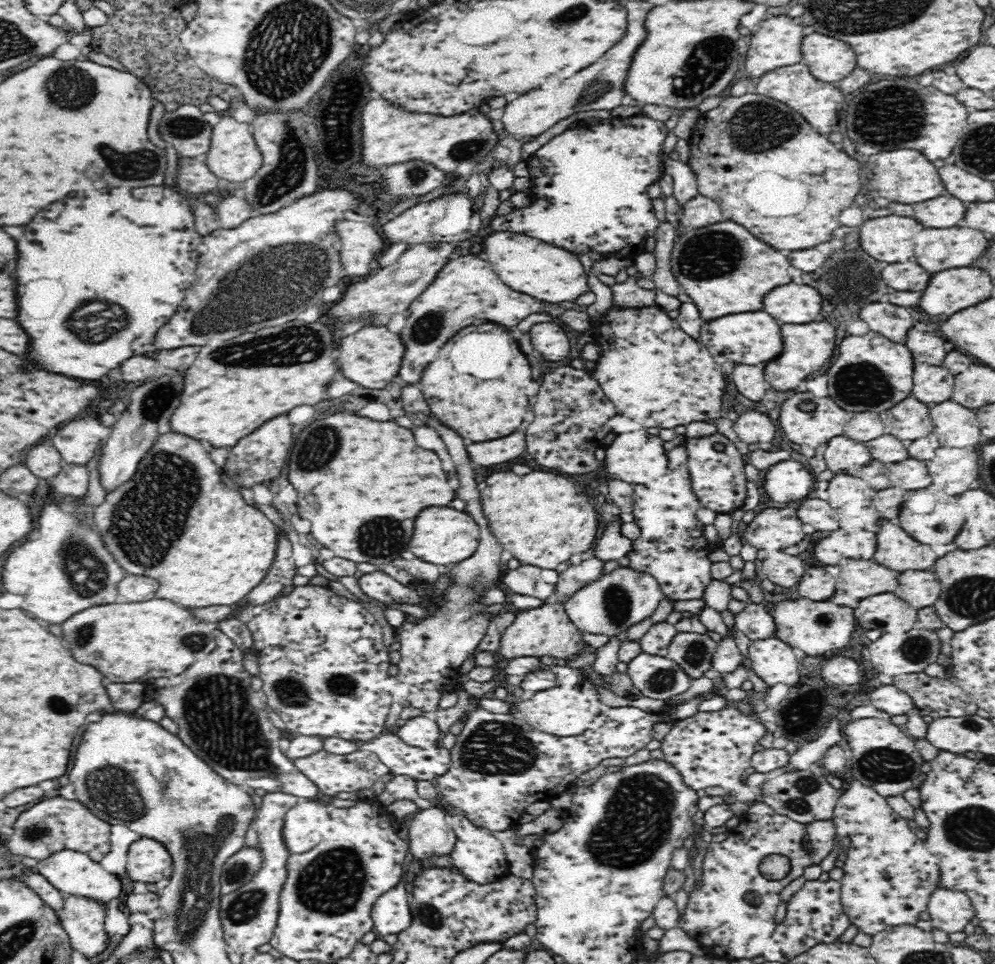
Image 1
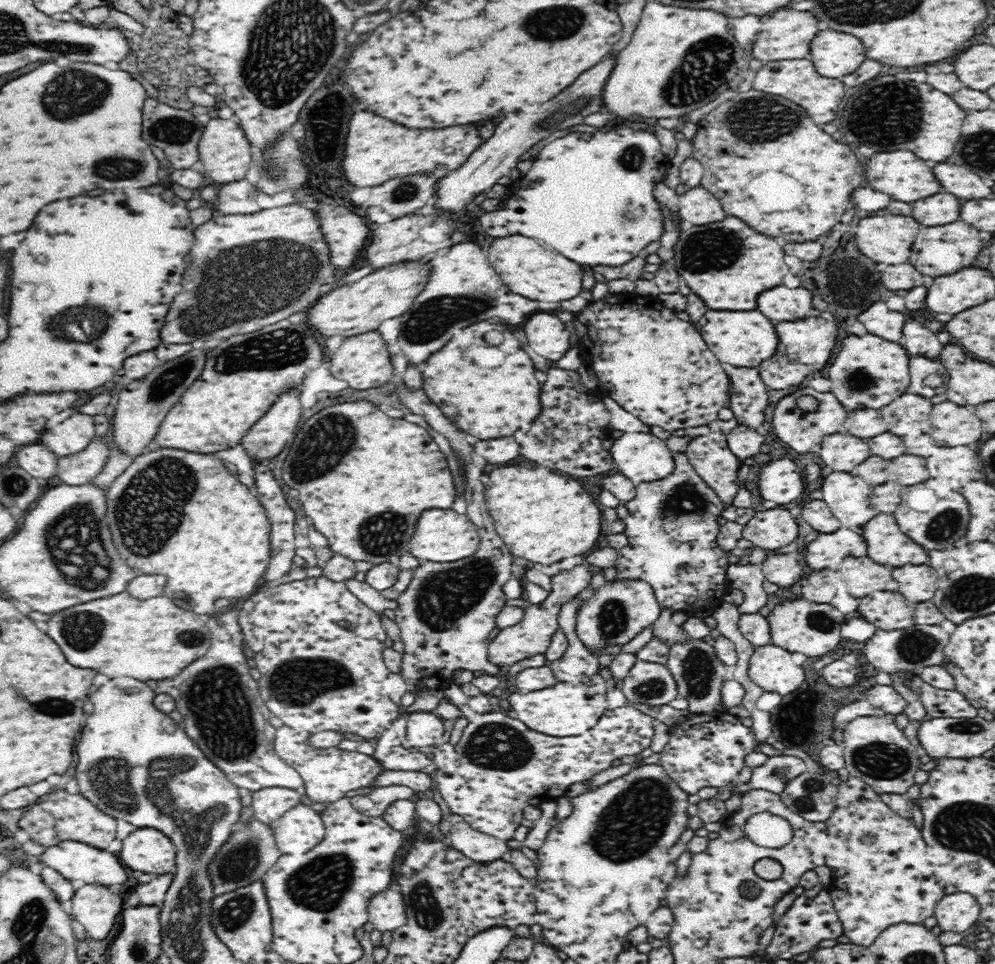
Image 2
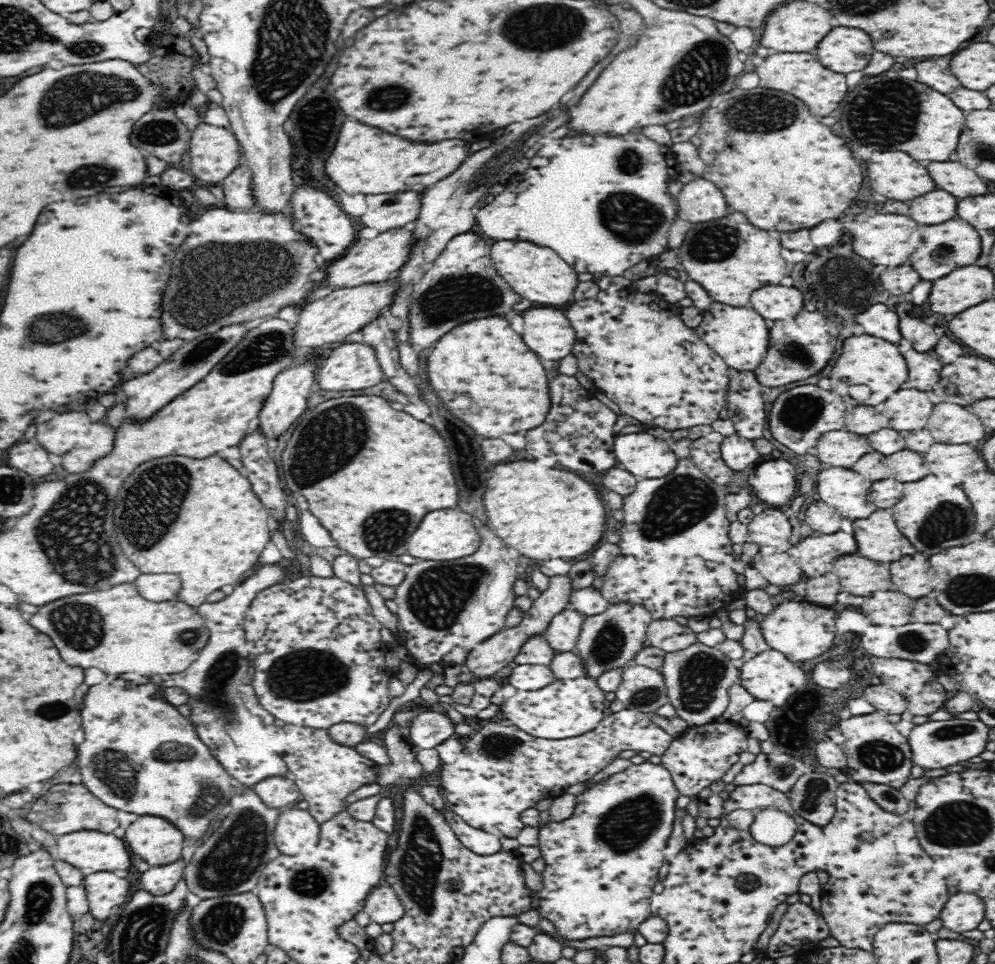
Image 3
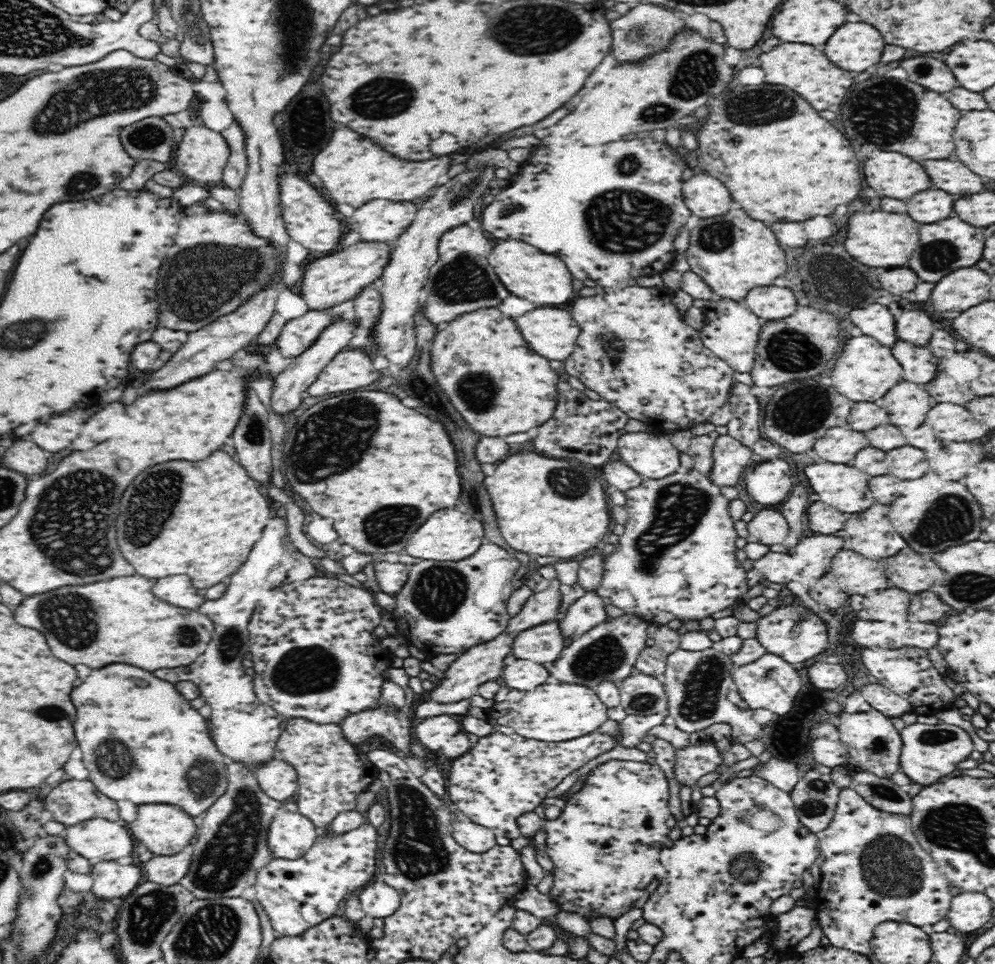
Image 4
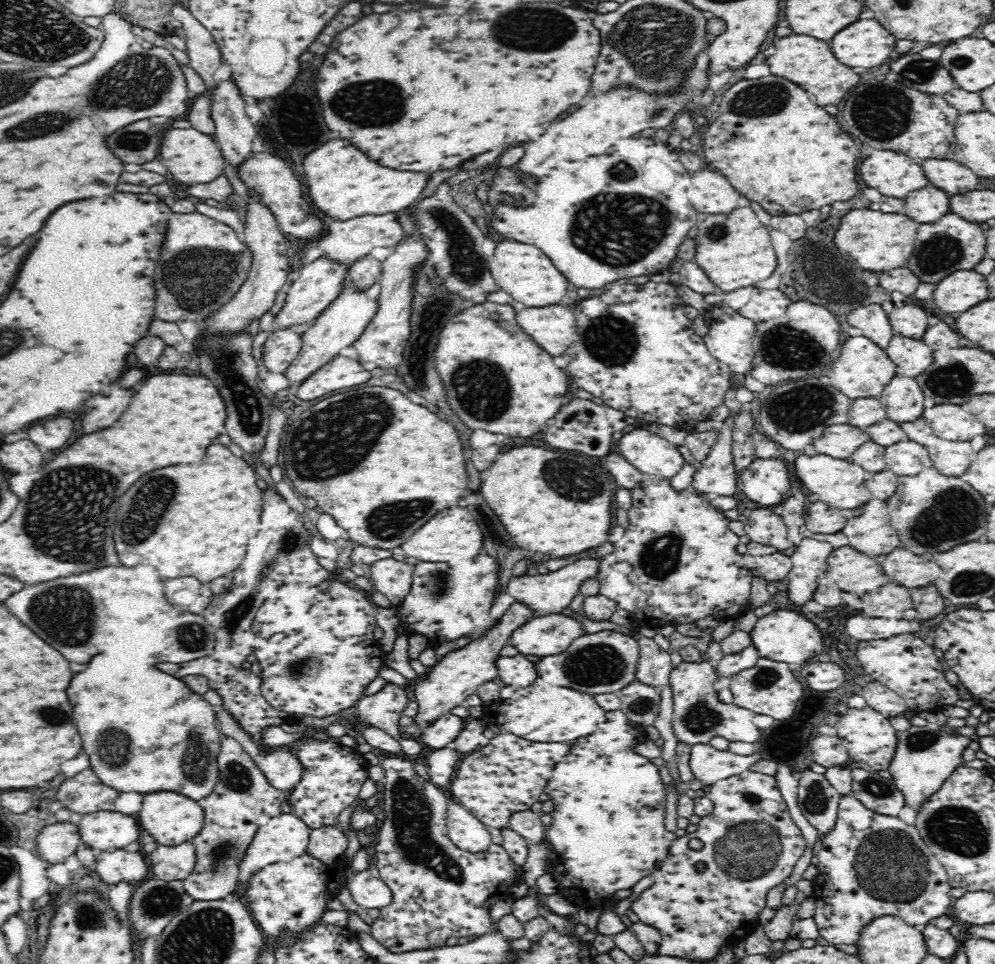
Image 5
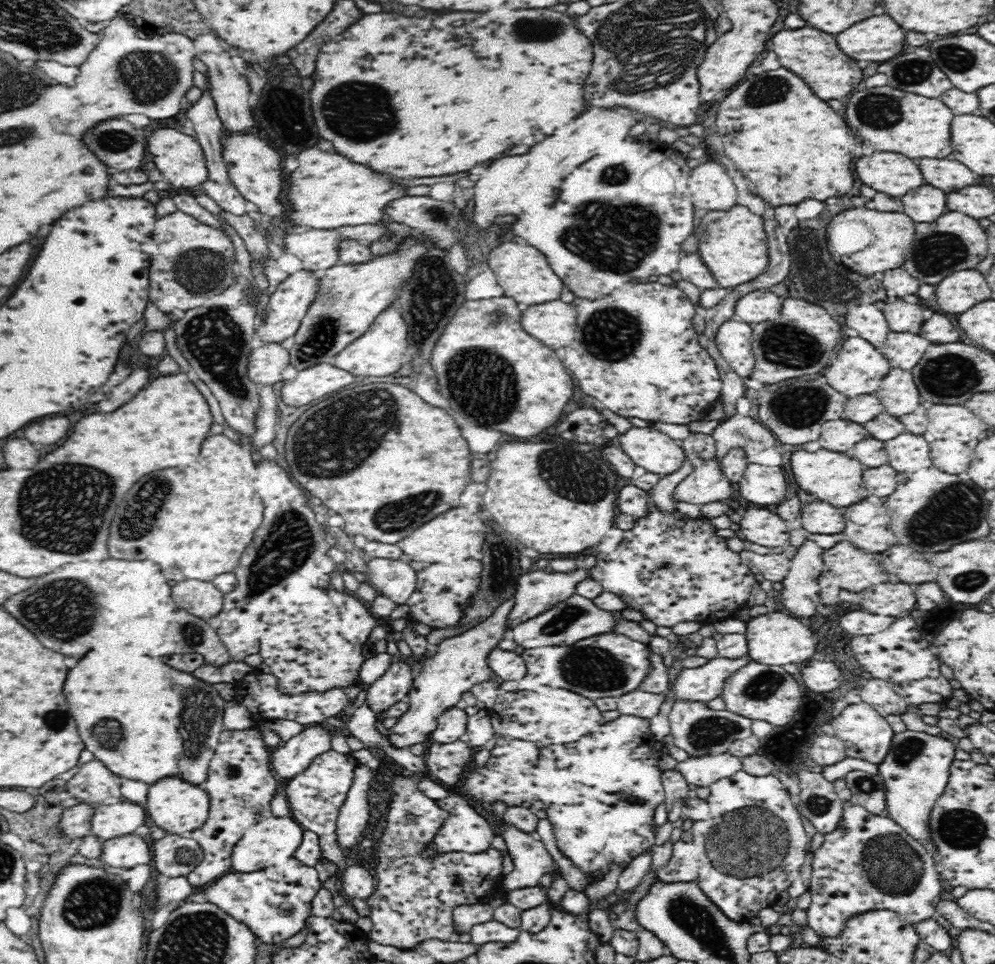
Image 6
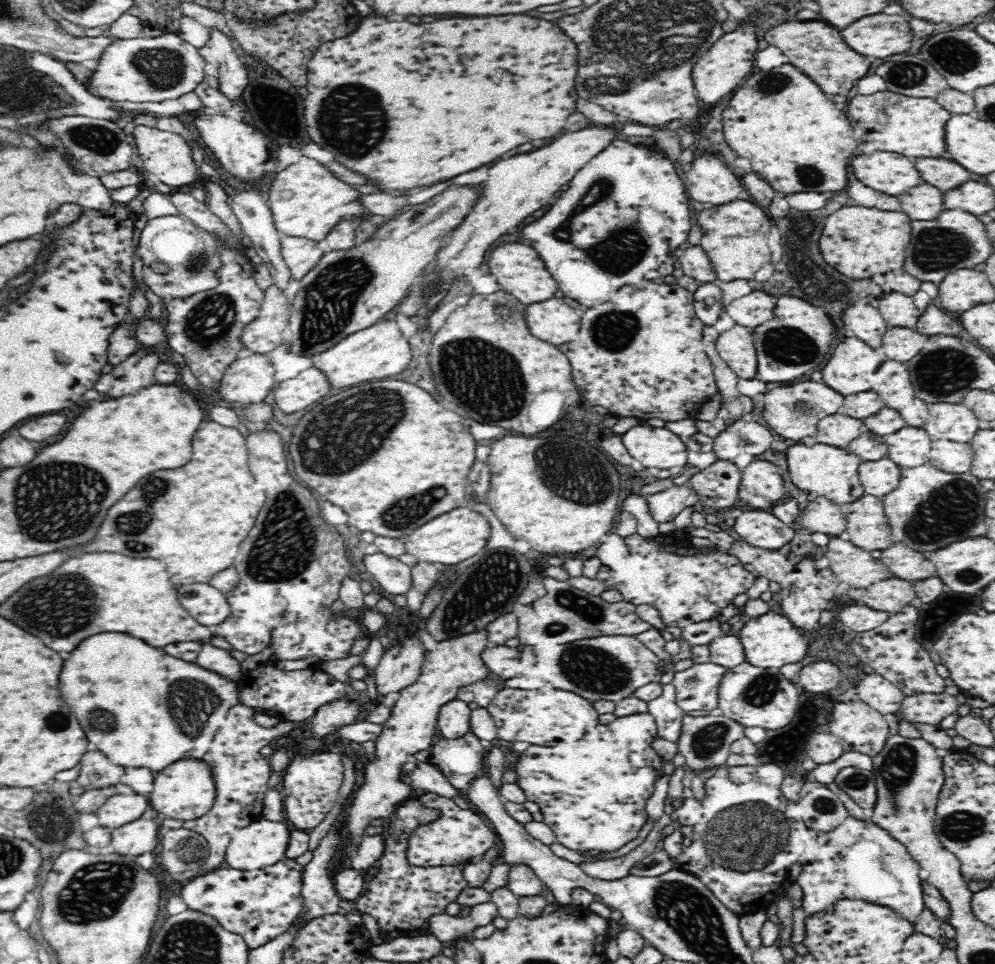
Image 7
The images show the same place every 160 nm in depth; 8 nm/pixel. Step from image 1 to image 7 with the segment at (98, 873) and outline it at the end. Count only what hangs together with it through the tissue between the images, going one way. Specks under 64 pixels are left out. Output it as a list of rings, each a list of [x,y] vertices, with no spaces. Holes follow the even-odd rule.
[[[116,794],[97,811],[99,826],[112,830],[130,821],[139,820],[150,806],[147,795]]]

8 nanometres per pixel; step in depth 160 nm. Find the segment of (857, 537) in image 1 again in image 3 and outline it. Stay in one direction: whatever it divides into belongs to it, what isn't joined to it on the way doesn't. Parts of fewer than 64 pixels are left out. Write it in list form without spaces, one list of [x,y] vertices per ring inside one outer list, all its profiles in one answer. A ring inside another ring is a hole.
[[[846,532],[804,538],[800,544],[787,550],[790,556],[796,556],[802,562],[810,564],[814,572],[824,572],[836,558],[852,552],[856,552],[856,540]]]

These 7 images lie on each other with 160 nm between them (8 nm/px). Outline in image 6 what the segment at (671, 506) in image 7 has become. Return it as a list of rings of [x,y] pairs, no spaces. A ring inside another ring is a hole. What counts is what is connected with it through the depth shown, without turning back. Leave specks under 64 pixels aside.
[[[709,459],[702,468],[693,470],[674,488],[671,498],[676,503],[680,501],[700,506],[728,498],[733,484],[720,469],[719,462]]]

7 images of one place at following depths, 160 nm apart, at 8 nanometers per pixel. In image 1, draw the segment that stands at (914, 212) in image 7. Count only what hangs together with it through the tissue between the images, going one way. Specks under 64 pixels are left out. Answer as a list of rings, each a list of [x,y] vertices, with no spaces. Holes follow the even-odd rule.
[[[938,196],[914,206],[914,218],[926,228],[950,228],[956,226],[966,212],[966,206],[958,198]]]

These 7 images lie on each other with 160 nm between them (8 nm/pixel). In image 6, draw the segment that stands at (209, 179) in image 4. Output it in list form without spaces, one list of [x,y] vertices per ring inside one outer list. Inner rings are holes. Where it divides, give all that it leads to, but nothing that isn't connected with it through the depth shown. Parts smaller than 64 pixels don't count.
[[[179,125],[178,128],[158,128],[147,131],[146,148],[147,152],[152,154],[155,168],[164,176],[165,182],[175,188],[194,188],[208,178],[202,147],[191,134],[182,133]]]

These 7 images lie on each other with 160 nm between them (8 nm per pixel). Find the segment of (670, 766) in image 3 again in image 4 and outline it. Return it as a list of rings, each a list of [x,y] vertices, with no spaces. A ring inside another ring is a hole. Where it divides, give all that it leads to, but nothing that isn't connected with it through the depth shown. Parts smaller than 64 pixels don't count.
[[[710,739],[699,745],[688,745],[686,748],[677,750],[675,762],[676,780],[684,786],[695,788],[696,780],[704,774],[712,772],[723,757],[714,749],[714,743]]]

